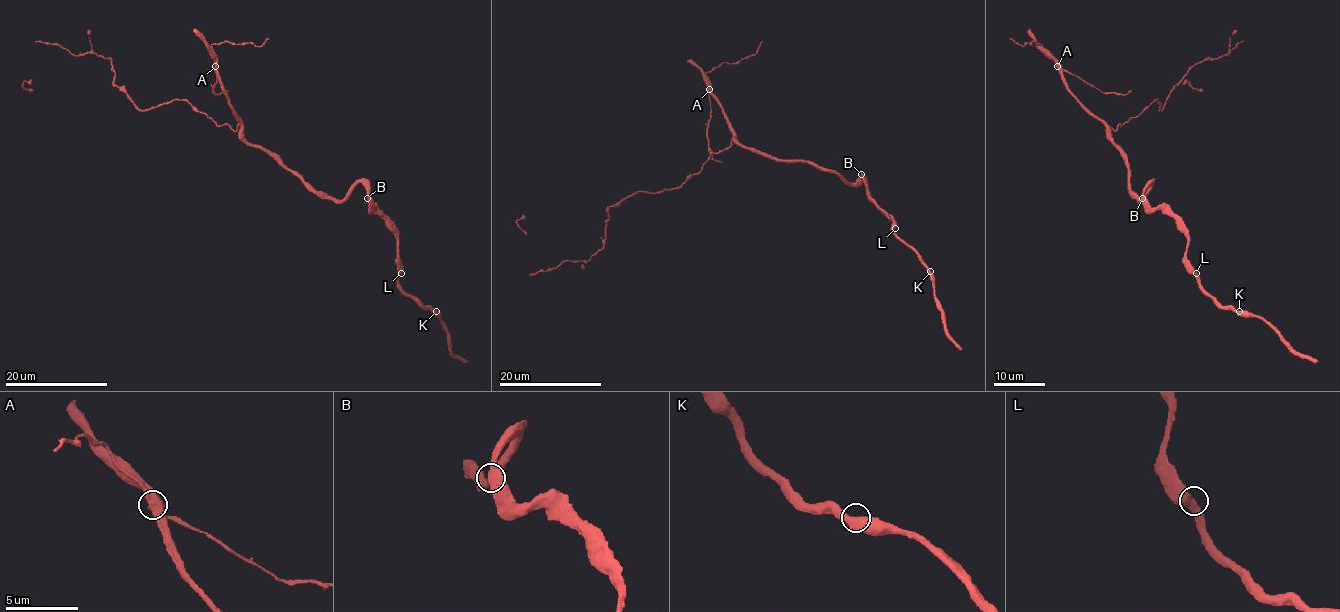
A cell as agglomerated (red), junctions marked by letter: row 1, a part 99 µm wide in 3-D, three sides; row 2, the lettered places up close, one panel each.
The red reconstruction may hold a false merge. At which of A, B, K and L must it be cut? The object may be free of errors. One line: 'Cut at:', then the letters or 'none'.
Cut at: A

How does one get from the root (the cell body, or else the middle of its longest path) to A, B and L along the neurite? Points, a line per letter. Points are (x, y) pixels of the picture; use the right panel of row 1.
A: (1127, 160), (1111, 141), (1109, 129), (1070, 91), (1058, 65)
B: (1127, 160), (1128, 184), (1140, 200), (1151, 182), (1142, 198)
L: (1127, 160), (1129, 188), (1140, 200), (1151, 182), (1143, 198), (1175, 220), (1187, 239), (1186, 262), (1196, 273)

